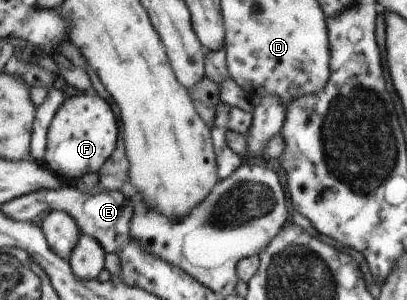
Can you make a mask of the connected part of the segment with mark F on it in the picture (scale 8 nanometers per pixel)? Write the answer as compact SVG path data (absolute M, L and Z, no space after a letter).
M97 92L68 97L50 127L48 154L44 164L72 185L80 176L90 172L99 173L117 148L120 126L119 118L114 114L116 109Z

